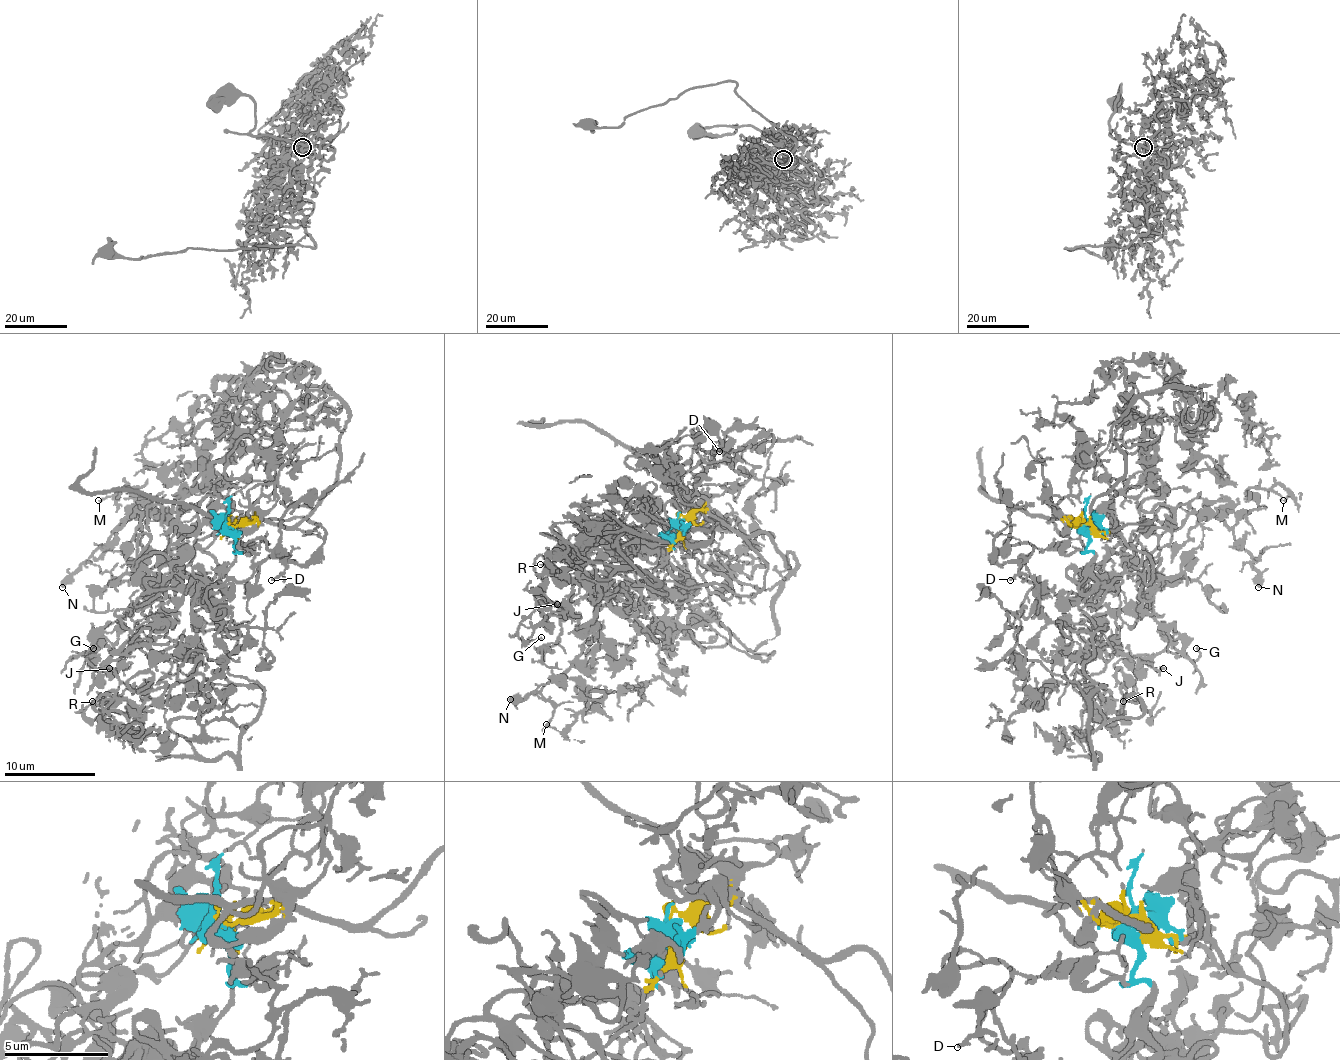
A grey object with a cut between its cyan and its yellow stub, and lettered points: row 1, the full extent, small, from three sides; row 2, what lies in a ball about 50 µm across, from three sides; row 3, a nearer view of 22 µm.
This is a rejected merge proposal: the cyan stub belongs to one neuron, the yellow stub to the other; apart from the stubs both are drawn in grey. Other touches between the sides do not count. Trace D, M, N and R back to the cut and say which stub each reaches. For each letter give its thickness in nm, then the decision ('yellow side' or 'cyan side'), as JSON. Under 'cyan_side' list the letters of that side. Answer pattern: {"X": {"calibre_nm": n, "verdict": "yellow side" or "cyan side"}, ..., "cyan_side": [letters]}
{"D": {"calibre_nm": 180, "verdict": "cyan side"}, "M": {"calibre_nm": 150, "verdict": "yellow side"}, "N": {"calibre_nm": 480, "verdict": "yellow side"}, "R": {"calibre_nm": 130, "verdict": "cyan side"}, "cyan_side": ["D", "R"]}

